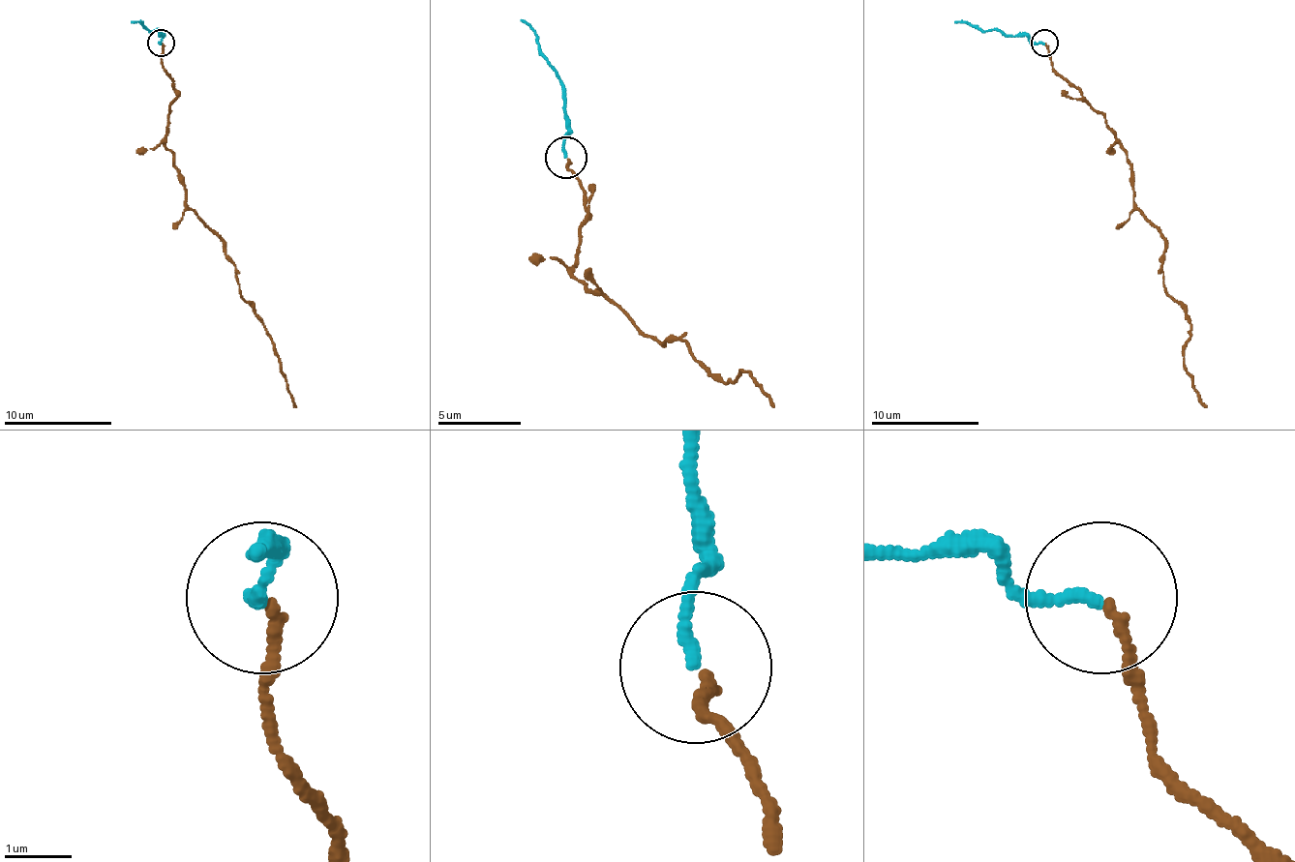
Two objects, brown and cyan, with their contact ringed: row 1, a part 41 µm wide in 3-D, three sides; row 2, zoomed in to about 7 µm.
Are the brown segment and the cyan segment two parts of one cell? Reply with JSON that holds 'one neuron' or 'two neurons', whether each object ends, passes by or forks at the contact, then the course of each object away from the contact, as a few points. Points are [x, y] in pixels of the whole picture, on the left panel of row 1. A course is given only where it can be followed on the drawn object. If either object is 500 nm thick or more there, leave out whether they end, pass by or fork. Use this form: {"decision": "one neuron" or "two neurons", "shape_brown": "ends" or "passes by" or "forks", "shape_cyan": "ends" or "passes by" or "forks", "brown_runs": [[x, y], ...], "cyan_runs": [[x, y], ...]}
{"decision": "one neuron", "shape_brown": "ends", "shape_cyan": "ends", "brown_runs": [[162, 44], [162, 65], [175, 92], [164, 146], [186, 203], [234, 265], [297, 406]], "cyan_runs": [[162, 44], [156, 30], [132, 22]]}

